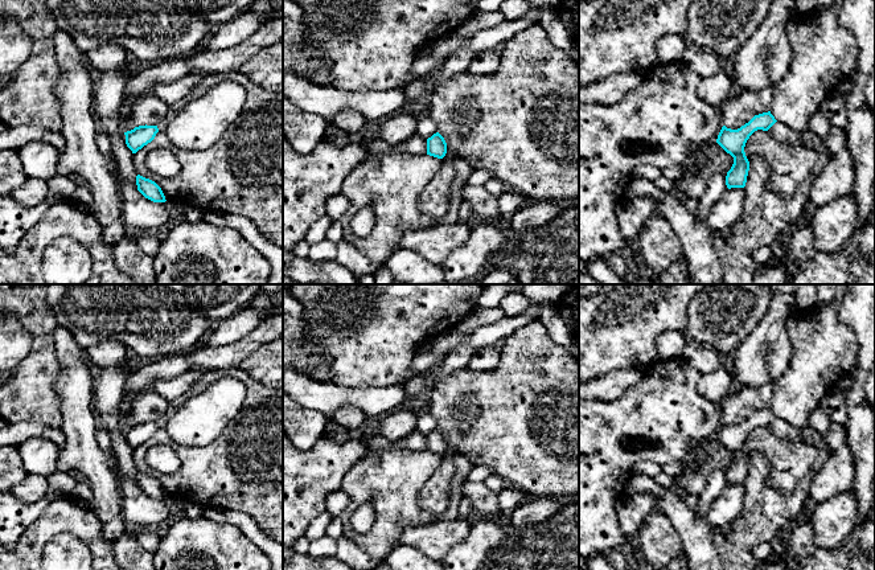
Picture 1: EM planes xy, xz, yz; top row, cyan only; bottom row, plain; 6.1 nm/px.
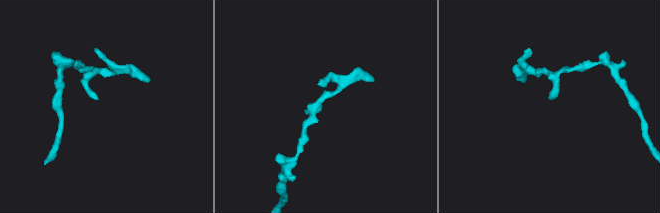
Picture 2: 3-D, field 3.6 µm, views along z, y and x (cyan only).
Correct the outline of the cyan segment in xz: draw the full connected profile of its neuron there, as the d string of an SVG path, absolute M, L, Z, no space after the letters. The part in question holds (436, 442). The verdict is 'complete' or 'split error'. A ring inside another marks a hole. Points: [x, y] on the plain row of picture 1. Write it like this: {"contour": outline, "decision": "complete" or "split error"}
{"contour": "M436 428L427 435L427 451L443 455L447 450L447 439L444 434Z", "decision": "complete"}

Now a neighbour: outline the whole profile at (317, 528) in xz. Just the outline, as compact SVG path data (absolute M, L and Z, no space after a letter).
M325 510L319 514L312 522L307 526L305 537L312 542L326 533L326 528L332 521L333 516Z

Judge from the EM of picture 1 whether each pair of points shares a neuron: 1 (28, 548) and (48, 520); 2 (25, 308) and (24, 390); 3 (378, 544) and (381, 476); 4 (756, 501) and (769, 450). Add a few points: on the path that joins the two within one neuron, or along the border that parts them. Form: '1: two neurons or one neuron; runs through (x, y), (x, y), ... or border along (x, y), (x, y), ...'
1: one neuron; runs through (32, 541), (45, 527)
2: one neuron; runs through (41, 325), (40, 369)
3: one neuron; runs through (383, 527), (383, 493)
4: two neurons; border along (754, 452), (768, 462), (768, 483), (775, 489)

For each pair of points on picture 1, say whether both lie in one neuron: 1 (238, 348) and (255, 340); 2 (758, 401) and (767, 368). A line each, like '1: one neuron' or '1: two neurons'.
1: one neuron
2: two neurons

